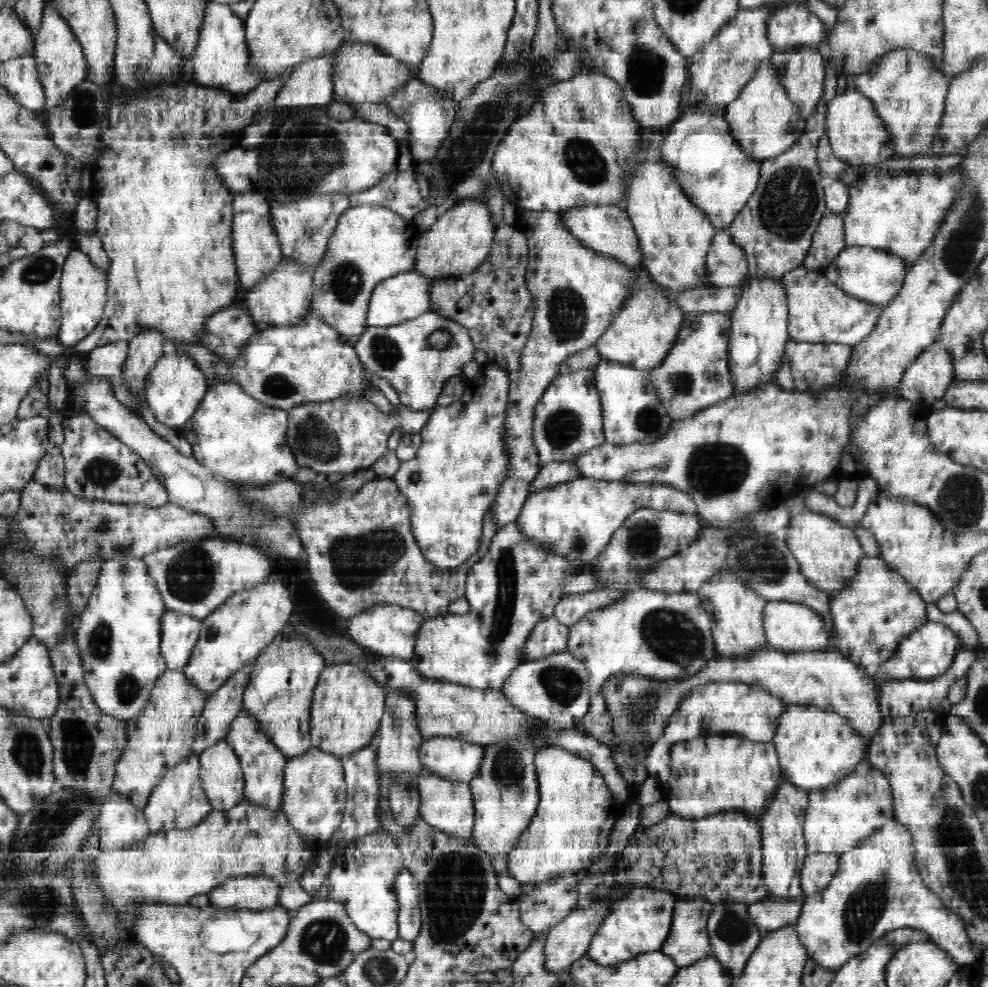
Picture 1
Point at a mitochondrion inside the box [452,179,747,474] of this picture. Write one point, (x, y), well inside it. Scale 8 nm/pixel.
(566, 312)

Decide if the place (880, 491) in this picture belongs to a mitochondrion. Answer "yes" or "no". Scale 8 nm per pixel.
no

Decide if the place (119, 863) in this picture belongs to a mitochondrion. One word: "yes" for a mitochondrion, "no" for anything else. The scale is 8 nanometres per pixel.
no

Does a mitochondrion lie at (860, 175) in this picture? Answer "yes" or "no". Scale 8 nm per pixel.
no

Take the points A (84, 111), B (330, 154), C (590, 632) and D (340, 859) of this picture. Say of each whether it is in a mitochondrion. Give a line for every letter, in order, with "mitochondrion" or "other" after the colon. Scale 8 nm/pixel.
A: mitochondrion
B: mitochondrion
C: other
D: other

